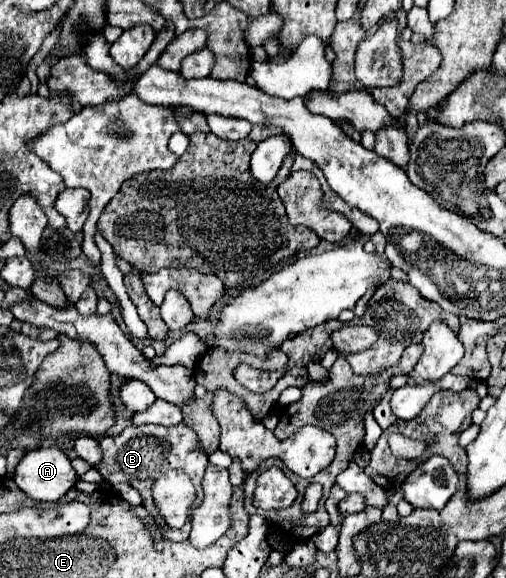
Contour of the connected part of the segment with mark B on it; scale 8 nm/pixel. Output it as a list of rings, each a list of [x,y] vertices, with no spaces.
[[[181,421],[173,427],[165,427],[165,425],[127,427],[119,435],[105,437],[101,441],[101,449],[103,449],[103,459],[95,467],[101,473],[101,477],[111,485],[129,483],[131,487],[139,489],[139,493],[143,497],[143,505],[147,507],[147,511],[151,515],[155,515],[155,521],[163,527],[167,539],[171,539],[171,541],[189,539],[189,533],[191,533],[190,520],[181,529],[169,529],[159,515],[159,509],[153,501],[153,495],[151,495],[151,487],[153,487],[153,481],[157,481],[157,477],[161,477],[165,471],[177,469],[177,471],[183,471],[185,475],[191,477],[191,481],[196,487],[198,501],[203,500],[201,479],[203,479],[203,471],[209,465],[209,461],[207,461],[207,455],[201,453],[201,445],[197,445],[197,433],[193,433],[193,429],[187,429],[185,421]]]

